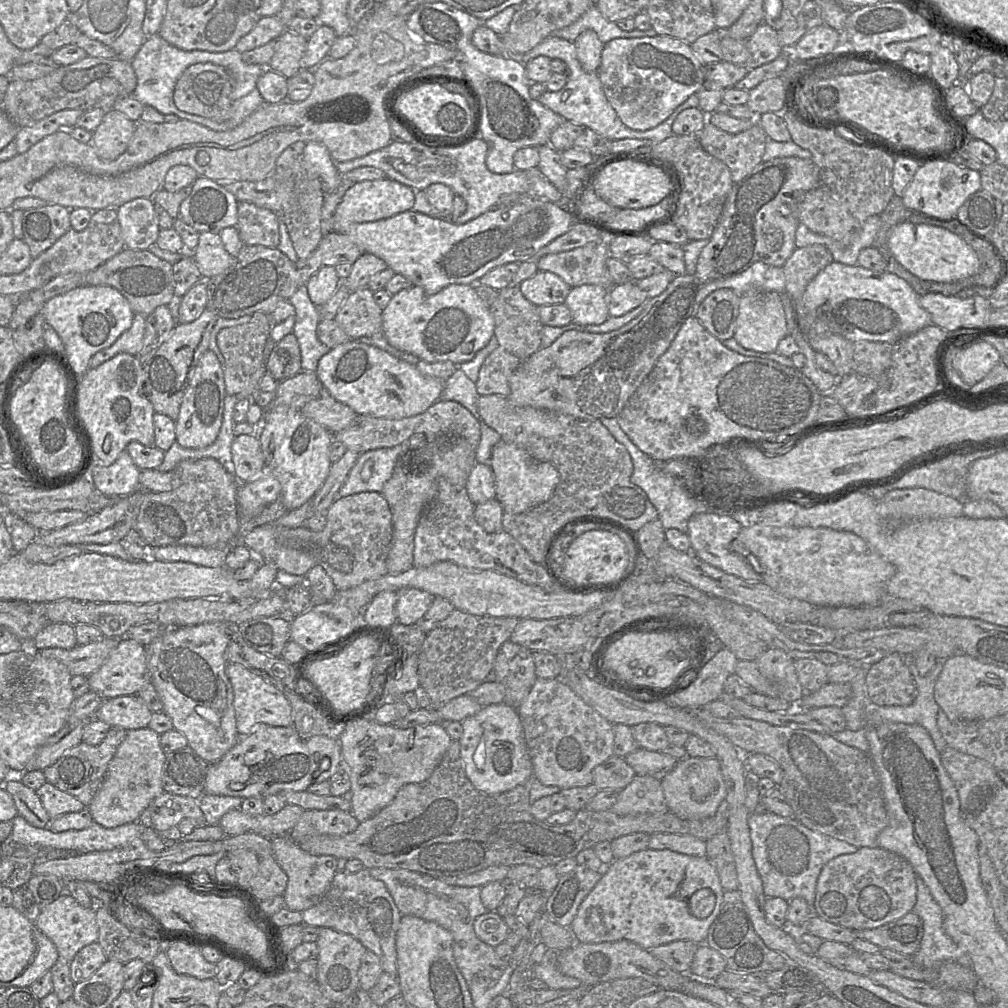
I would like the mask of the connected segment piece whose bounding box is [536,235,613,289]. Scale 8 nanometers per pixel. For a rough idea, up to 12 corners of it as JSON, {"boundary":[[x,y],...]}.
{"boundary":[[608,238],[542,256],[538,270],[572,288],[610,289]]}

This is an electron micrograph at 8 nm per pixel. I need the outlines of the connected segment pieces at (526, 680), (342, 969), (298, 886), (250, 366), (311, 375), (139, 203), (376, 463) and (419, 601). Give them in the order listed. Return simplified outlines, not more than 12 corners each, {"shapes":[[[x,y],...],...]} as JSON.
{"shapes":[[[510,640],[493,663],[517,709],[537,680],[533,653]],[[320,927],[317,983],[339,1005],[359,988],[367,949]],[[271,838],[286,873],[284,907],[303,912],[330,889],[337,858]],[[255,312],[224,328],[226,395],[251,398],[267,372],[264,348],[273,324]],[[300,371],[277,385],[272,405],[301,410],[323,388],[315,372]],[[152,198],[117,208],[125,249],[147,250],[160,228]],[[415,434],[398,446],[361,453],[335,501],[381,493],[399,457],[428,442]],[[417,588],[397,591],[397,623],[413,625],[434,597]]]}

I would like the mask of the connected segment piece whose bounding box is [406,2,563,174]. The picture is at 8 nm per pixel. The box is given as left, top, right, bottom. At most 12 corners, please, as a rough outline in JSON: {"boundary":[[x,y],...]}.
{"boundary":[[424,3],[408,29],[454,53],[495,174],[549,144],[560,115],[529,95],[525,65],[477,49],[483,21]]}

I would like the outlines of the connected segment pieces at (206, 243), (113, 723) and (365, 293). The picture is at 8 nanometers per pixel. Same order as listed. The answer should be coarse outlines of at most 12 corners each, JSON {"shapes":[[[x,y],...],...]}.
{"shapes":[[[201,232],[192,252],[203,280],[234,262],[218,233]],[[138,695],[103,700],[95,718],[125,730],[148,727]],[[368,287],[349,294],[334,320],[351,338],[382,333]]]}

